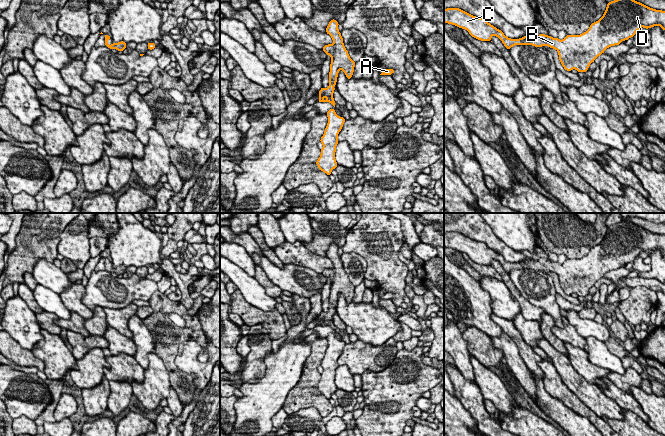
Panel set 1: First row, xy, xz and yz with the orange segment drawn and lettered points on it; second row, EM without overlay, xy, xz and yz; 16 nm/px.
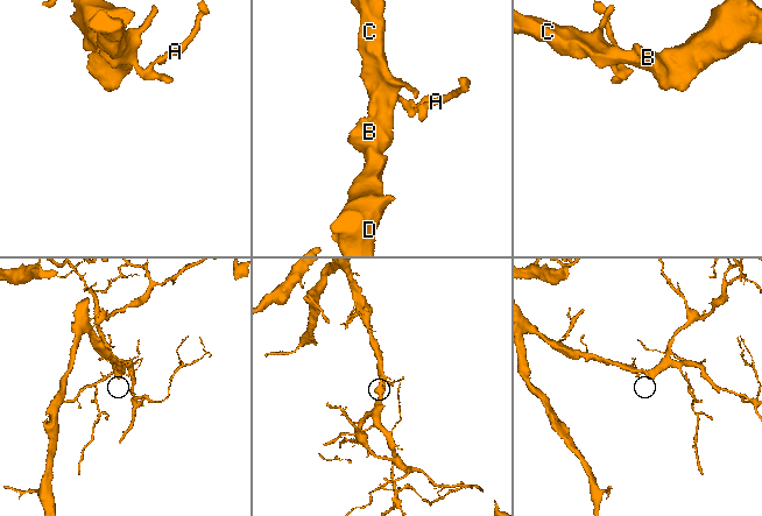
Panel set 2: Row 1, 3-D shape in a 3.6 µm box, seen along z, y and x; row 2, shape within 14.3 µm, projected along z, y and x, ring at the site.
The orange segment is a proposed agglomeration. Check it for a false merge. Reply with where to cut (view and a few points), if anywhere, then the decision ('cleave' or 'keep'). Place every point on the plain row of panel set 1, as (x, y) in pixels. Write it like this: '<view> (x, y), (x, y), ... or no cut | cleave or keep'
no cut | keep

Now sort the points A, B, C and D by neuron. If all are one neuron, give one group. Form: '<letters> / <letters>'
A B C D

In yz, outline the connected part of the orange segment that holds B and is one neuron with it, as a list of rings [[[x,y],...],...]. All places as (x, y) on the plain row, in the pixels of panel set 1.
[[[621,220],[607,227],[603,240],[592,247],[586,256],[567,259],[563,264],[545,258],[511,263],[485,242],[475,241],[459,232],[445,233],[444,247],[466,253],[472,261],[481,265],[491,265],[493,259],[497,260],[507,273],[515,269],[546,269],[558,275],[565,294],[576,293],[584,297],[607,272],[633,261],[641,251],[648,253],[659,249],[665,254],[665,235],[652,233],[628,220]]]

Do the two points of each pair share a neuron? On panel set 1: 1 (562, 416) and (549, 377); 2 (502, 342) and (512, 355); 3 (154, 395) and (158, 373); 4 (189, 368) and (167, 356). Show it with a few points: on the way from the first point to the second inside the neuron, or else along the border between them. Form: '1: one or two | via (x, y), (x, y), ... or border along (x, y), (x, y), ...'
1: two | border along (542, 380), (543, 387), (575, 413)
2: one | via (505, 345), (511, 352)
3: one | via (154, 390), (156, 378)
4: two | border along (185, 340), (179, 345), (175, 365), (194, 375)

